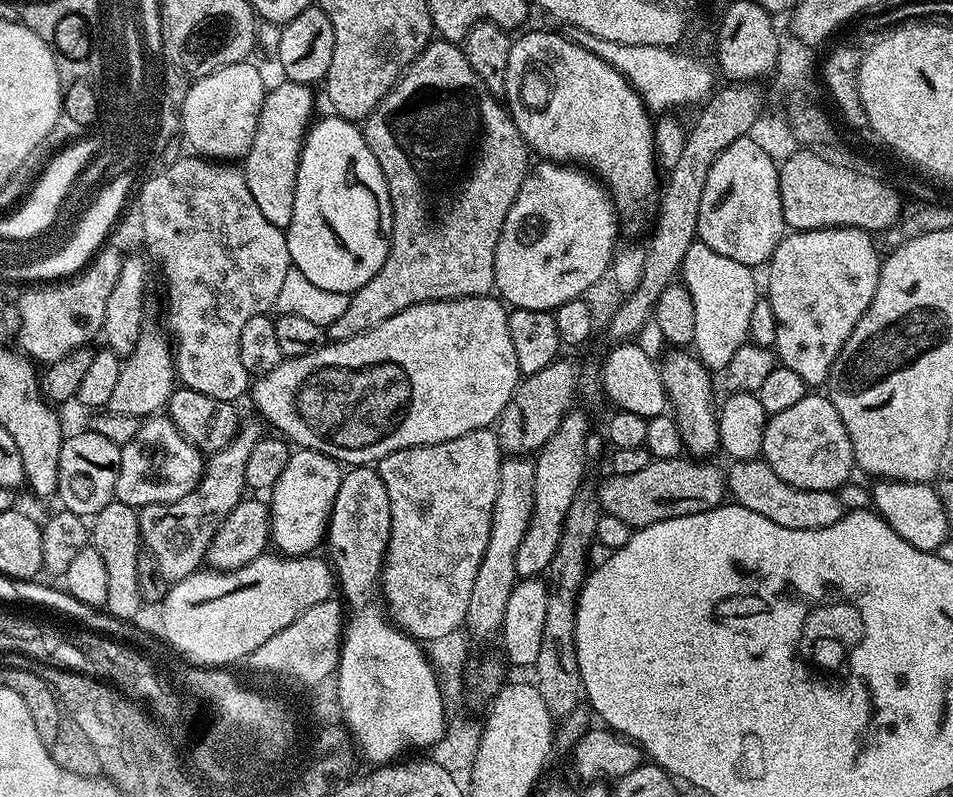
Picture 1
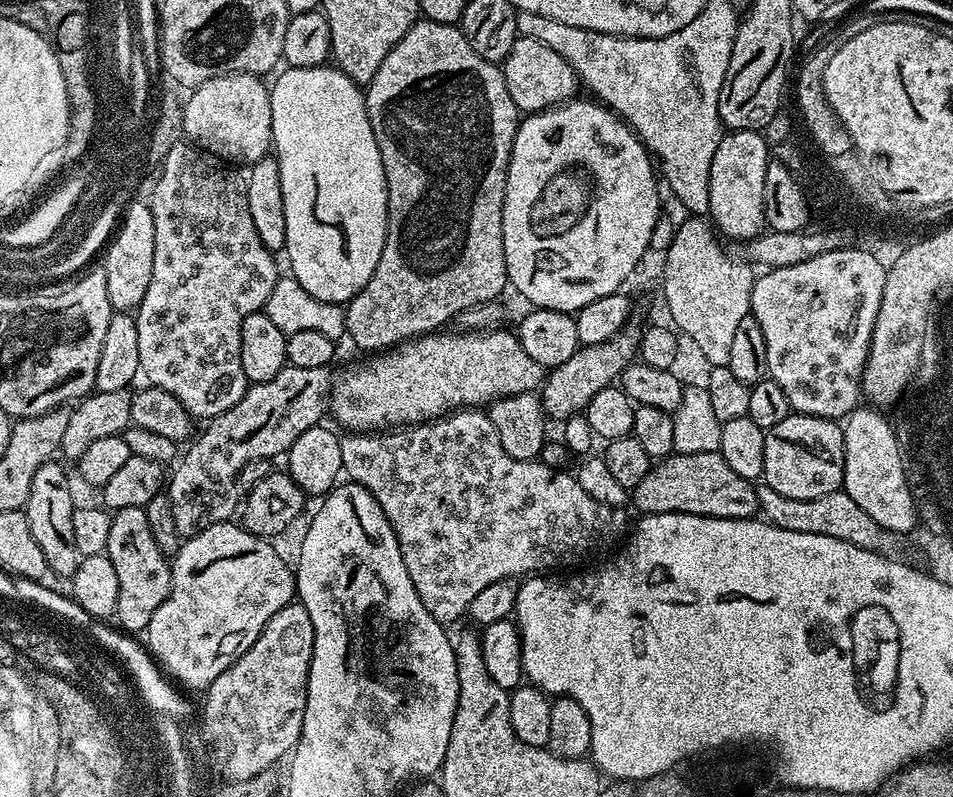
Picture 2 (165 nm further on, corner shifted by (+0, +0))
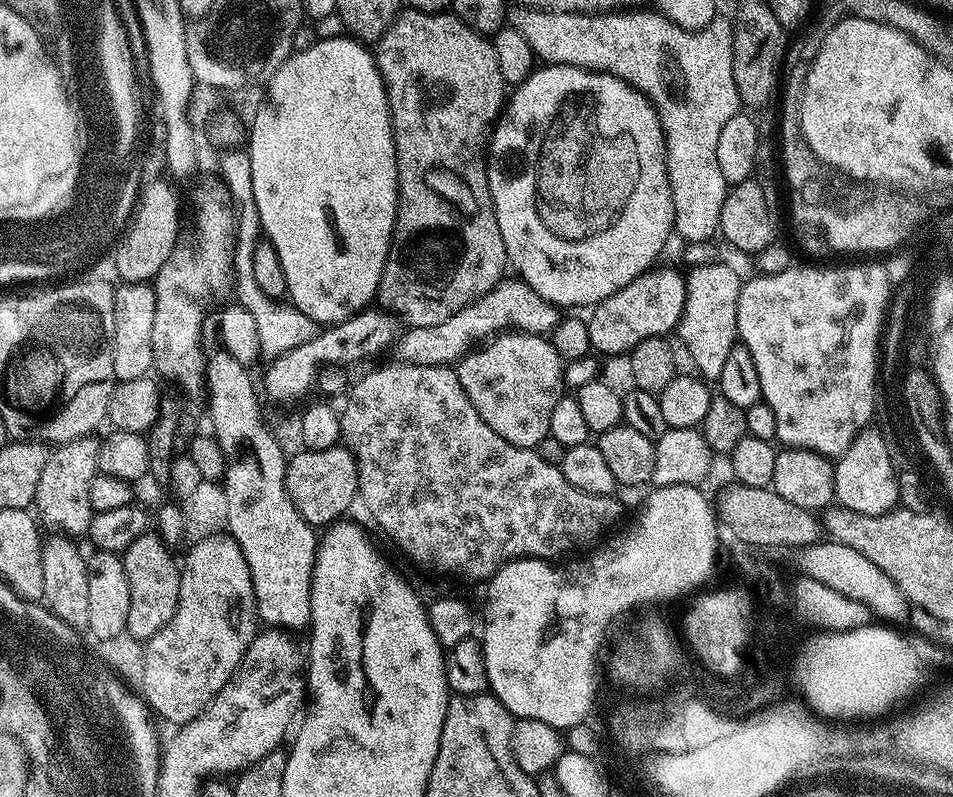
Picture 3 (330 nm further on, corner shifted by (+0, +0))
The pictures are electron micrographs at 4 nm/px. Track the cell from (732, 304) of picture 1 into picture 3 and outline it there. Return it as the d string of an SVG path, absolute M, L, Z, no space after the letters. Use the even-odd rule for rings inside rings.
M723 262L689 267L684 281L684 309L678 325L678 339L686 344L693 358L695 371L705 381L719 381L722 365L738 342L736 319L742 276Z

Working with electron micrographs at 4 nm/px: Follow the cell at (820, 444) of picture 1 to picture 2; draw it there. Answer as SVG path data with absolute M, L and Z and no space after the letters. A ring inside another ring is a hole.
M789 414L778 426L767 429L763 483L786 498L817 500L841 491L844 486L844 429L835 420Z

